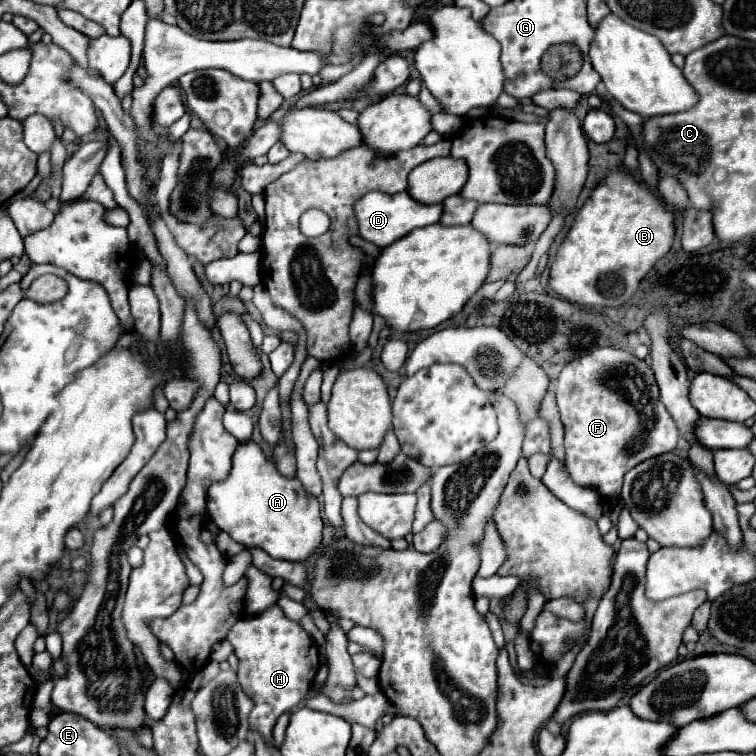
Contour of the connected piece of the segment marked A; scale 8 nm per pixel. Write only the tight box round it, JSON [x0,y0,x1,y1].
[208,442,322,562]

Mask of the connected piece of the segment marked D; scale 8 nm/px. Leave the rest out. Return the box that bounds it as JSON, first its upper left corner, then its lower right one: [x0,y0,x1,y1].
[354,192,442,248]

